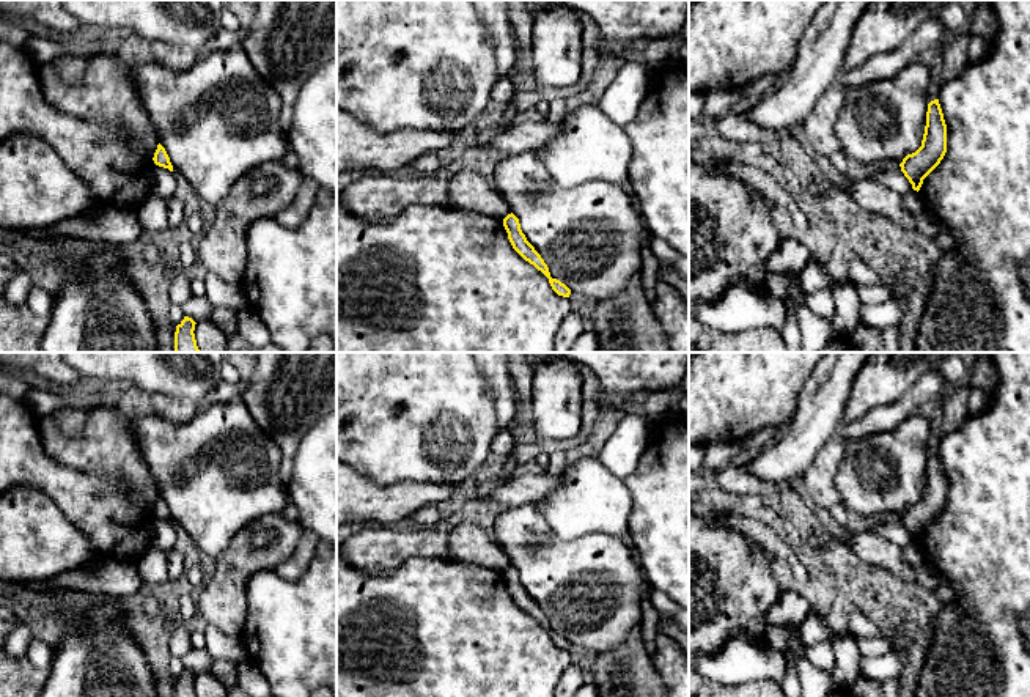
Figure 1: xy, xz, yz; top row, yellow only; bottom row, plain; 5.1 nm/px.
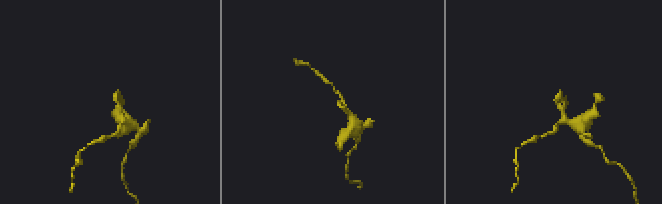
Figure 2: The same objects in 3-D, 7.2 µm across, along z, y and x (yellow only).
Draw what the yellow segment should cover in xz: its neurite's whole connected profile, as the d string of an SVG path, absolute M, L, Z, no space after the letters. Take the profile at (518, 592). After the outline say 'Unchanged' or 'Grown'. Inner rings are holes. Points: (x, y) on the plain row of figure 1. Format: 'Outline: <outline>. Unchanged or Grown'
Outline: M511 565L503 571L503 579L508 585L508 592L513 601L530 617L533 617L538 623L541 623L552 639L552 642L563 650L569 650L571 642L557 631L550 629L549 620L541 610L541 607L535 603L535 599L527 593L525 587L521 582L519 571Z. Unchanged

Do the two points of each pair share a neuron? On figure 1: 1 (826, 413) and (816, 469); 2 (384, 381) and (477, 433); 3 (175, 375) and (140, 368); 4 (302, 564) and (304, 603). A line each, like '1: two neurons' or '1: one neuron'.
1: two neurons
2: one neuron
3: one neuron
4: two neurons

